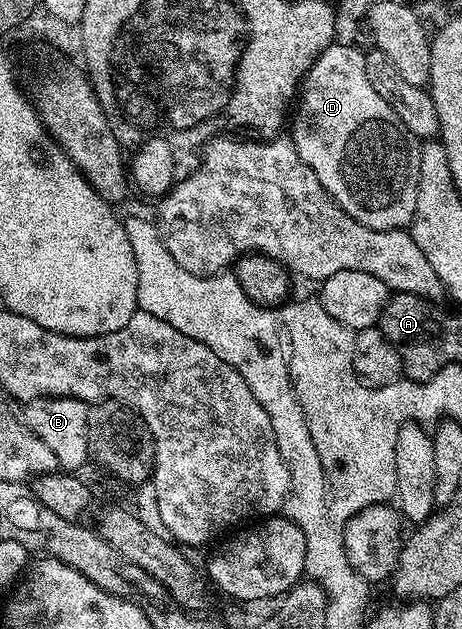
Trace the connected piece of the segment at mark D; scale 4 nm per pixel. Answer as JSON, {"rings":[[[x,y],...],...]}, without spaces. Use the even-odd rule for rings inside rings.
{"rings":[[[333,44],[313,63],[297,93],[289,136],[297,147],[297,155],[301,155],[313,175],[317,175],[321,187],[325,187],[331,199],[357,219],[357,223],[381,231],[407,229],[413,211],[417,211],[421,142],[411,134],[409,127],[405,127],[405,123],[401,123],[391,104],[373,91],[373,83],[369,83],[369,75],[365,75],[367,59],[364,50],[352,45]]]}

